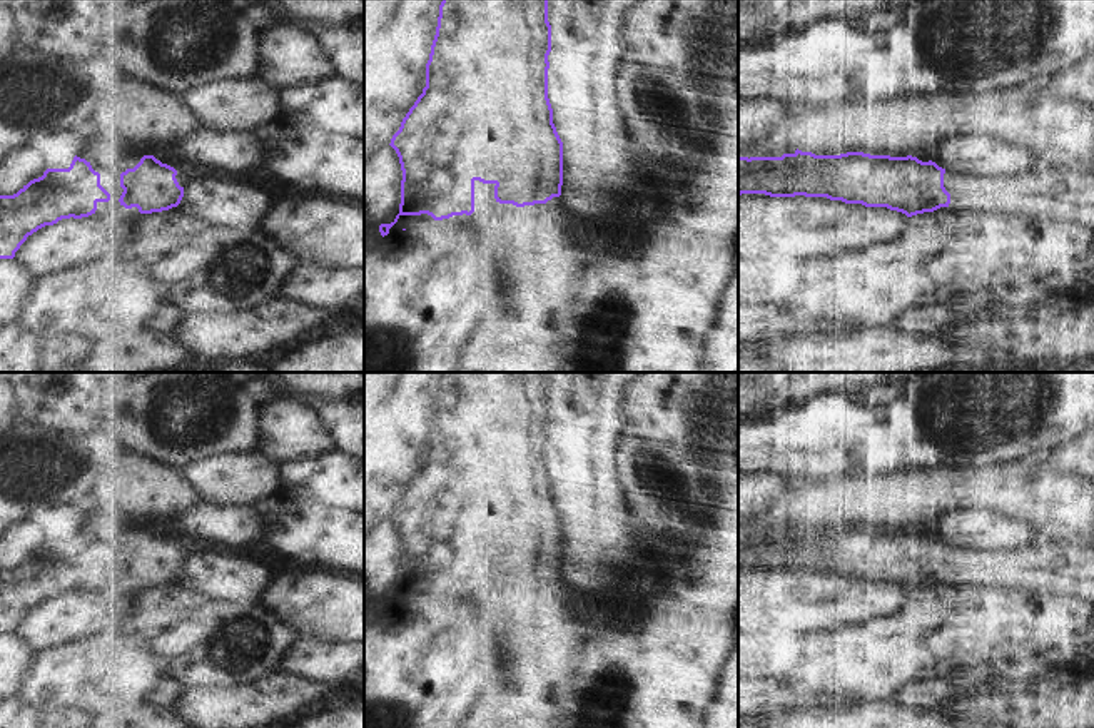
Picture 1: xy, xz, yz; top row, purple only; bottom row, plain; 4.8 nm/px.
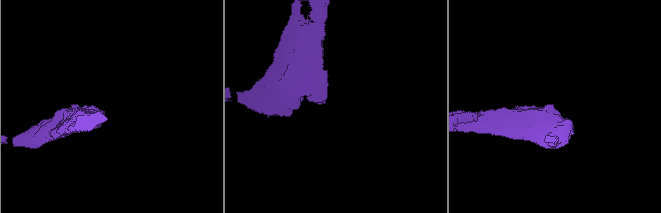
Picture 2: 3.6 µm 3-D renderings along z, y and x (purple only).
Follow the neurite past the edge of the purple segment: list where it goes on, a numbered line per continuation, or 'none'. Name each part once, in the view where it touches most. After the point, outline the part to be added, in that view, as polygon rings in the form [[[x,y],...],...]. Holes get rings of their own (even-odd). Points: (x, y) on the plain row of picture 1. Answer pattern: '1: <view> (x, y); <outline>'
1: xz (543, 638); [[[561,571],[524,581],[483,581],[478,601],[486,614],[496,608],[503,613],[508,628],[508,673],[498,698],[474,705],[483,706],[488,716],[463,721],[461,728],[565,728],[561,716],[581,660],[581,631],[571,611],[573,591]]]

